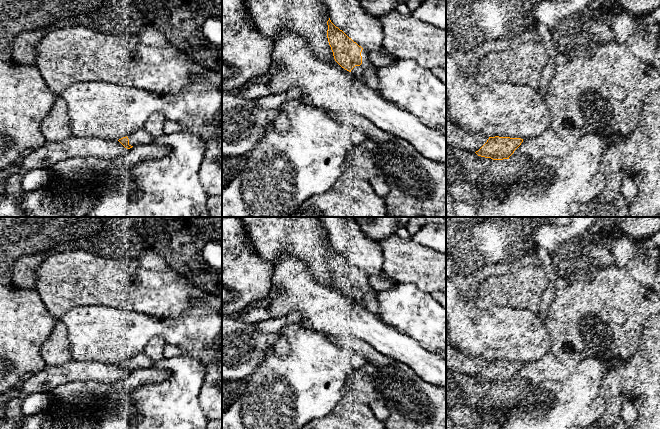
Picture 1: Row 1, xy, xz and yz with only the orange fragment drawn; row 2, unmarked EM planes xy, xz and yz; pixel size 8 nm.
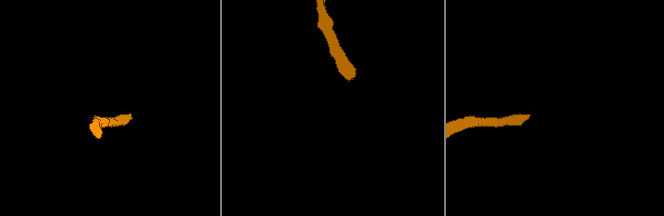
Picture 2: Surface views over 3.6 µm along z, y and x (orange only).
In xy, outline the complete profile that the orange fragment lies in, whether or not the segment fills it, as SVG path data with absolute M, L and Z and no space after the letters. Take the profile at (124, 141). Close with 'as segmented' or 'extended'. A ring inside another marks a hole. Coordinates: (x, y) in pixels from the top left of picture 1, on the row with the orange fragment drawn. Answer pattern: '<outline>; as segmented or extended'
M142 128L131 135L119 139L118 141L125 148L130 149L138 144L149 144L154 141L154 138Z; extended

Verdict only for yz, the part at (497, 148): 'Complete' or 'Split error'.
Complete

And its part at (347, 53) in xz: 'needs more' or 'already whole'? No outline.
needs more

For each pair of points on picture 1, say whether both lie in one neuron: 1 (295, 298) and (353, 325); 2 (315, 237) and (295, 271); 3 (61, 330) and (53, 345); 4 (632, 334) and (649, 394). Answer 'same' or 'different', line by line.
1: same
2: different
3: same
4: different

